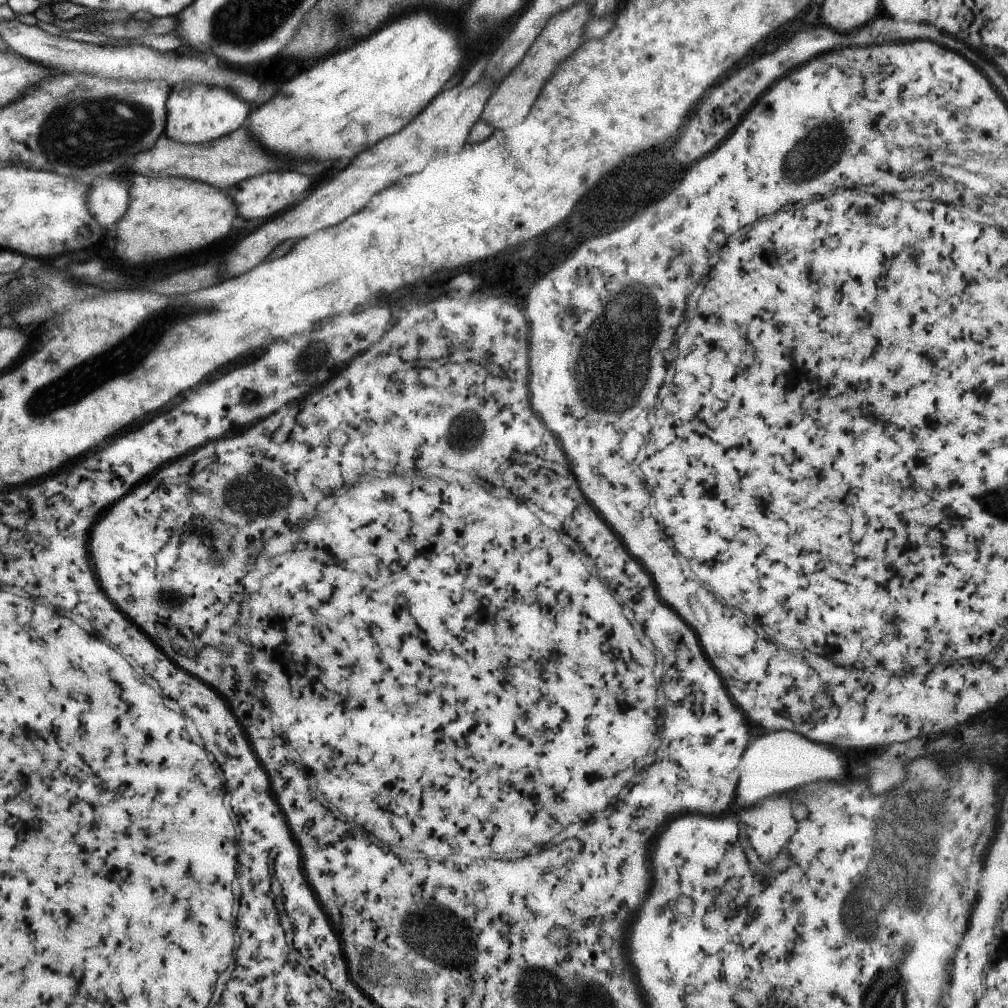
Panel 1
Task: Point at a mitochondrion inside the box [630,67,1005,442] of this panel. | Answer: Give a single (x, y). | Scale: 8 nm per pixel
(815, 151)

